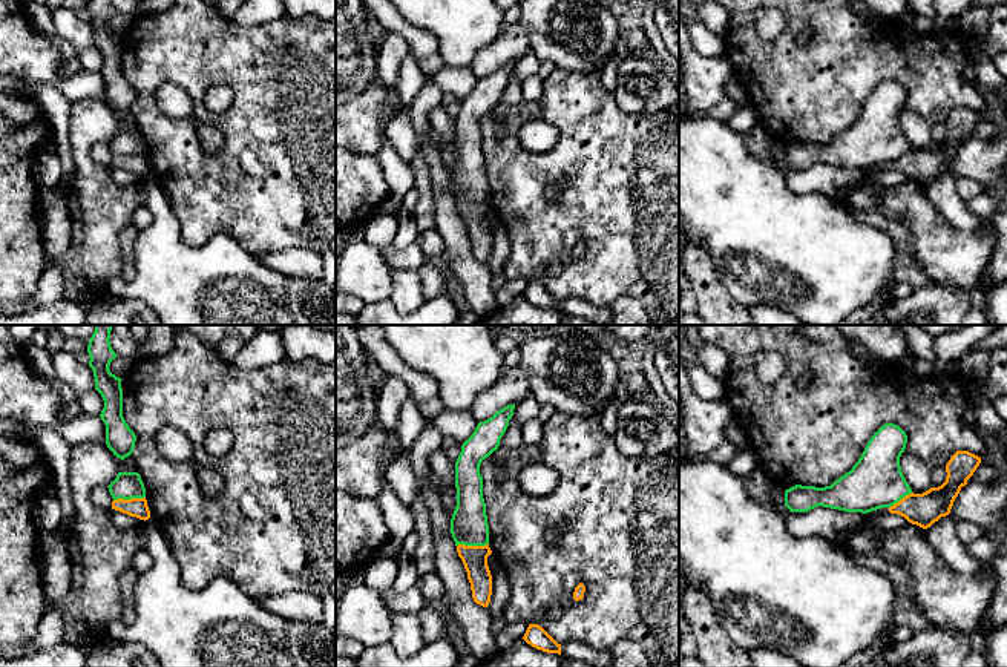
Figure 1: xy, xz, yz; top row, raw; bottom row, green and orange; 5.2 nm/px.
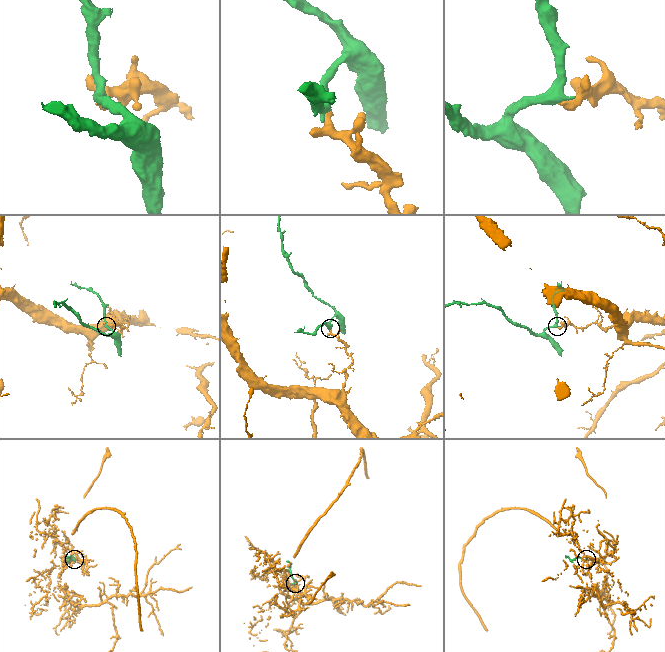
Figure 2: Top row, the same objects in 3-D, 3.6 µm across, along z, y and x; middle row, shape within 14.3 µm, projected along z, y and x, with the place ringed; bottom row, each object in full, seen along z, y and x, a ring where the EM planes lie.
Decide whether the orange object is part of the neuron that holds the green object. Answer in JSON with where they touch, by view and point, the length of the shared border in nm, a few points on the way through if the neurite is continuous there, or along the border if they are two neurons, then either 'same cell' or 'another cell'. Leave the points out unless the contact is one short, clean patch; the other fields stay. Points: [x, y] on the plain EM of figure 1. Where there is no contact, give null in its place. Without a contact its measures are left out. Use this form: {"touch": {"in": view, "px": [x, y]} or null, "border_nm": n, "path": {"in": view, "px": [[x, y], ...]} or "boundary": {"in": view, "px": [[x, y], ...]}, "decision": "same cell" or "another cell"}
{"touch": {"in": "xy", "px": [129, 155]}, "border_nm": 170, "boundary": {"in": "xy", "px": [[144, 152], [114, 157]]}, "decision": "another cell"}

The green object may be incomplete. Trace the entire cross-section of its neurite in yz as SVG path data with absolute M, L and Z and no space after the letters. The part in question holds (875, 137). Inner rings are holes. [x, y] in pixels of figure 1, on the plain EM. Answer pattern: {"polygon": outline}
{"polygon": "M883 81L849 129L831 143L795 141L786 146L785 163L791 169L808 169L823 163L861 170L894 163L912 150L900 123L906 100L907 92L898 81Z"}

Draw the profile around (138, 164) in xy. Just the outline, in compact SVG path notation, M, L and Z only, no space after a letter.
M146 153L130 155L130 156L123 156L123 155L113 156L112 166L127 170L130 173L136 173L144 178L150 175L150 167Z

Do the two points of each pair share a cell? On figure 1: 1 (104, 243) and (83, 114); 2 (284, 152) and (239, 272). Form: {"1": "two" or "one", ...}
{"1": "one", "2": "two"}

